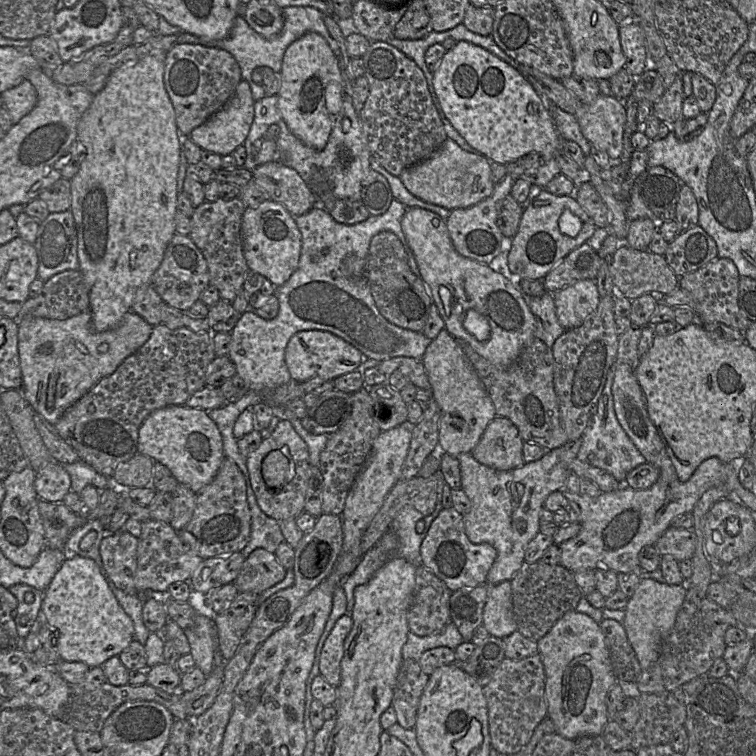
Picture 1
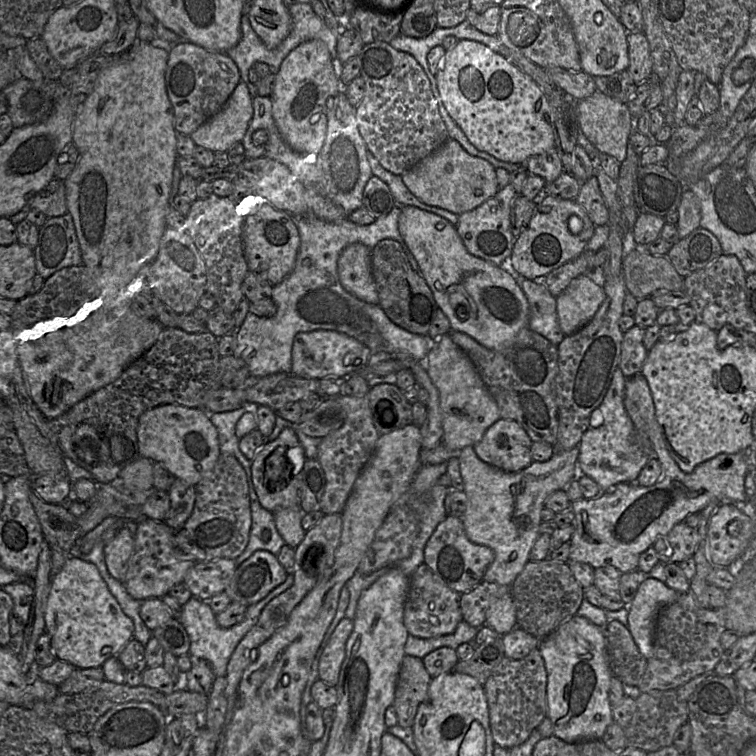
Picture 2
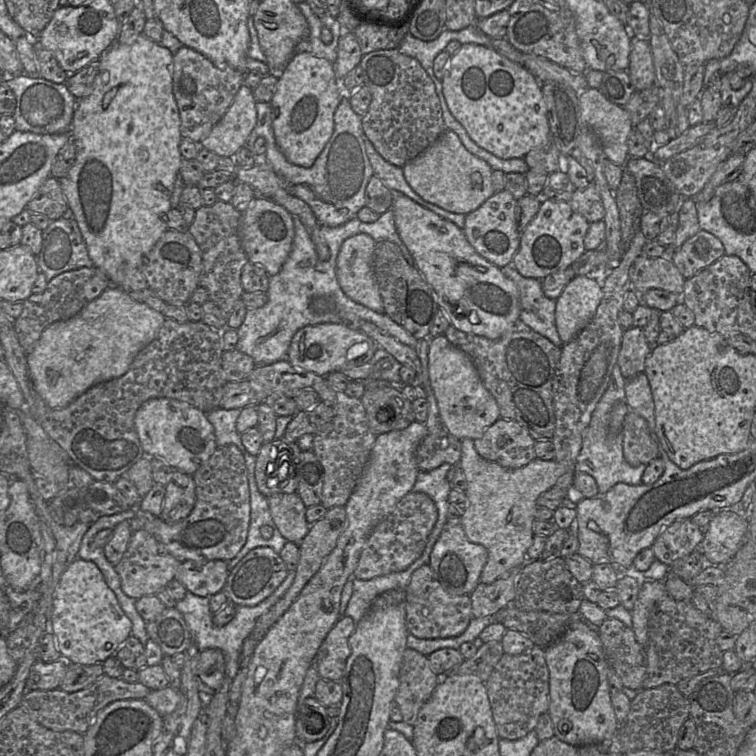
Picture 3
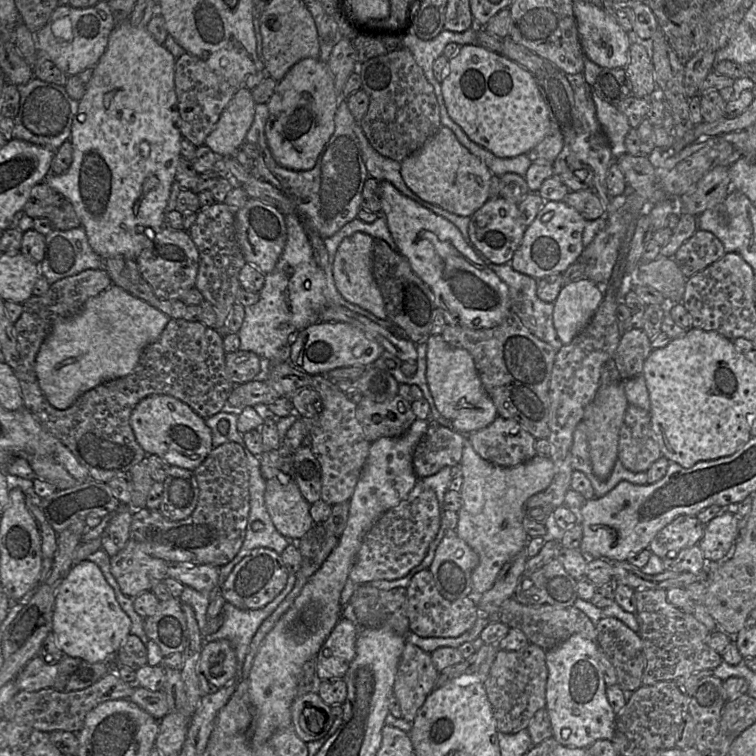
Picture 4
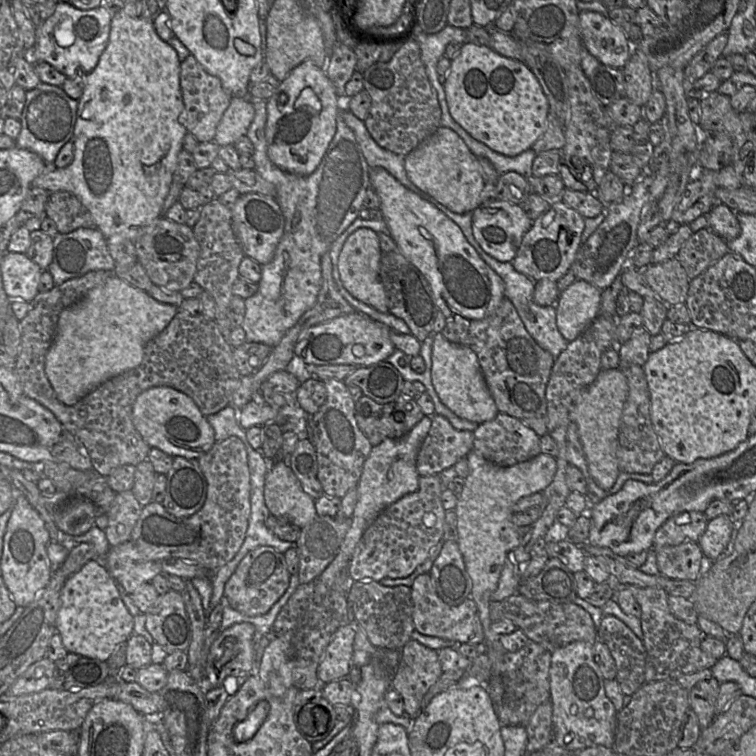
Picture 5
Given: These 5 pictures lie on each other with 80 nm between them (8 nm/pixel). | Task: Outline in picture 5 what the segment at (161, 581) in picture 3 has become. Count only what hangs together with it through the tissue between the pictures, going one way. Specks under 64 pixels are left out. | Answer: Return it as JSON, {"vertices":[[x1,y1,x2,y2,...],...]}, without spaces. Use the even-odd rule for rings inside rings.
{"vertices":[[132,542,110,547,106,554,107,570,124,591,132,594,143,583,150,581,161,572,161,561,147,560]]}

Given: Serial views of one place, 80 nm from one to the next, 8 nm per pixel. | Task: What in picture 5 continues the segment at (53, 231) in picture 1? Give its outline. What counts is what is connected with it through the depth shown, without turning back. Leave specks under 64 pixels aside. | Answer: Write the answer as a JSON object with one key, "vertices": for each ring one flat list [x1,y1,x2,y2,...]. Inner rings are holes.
{"vertices":[[78,228,67,234,58,233,53,237,53,258,47,271,53,278,55,286,67,280,83,276,90,271,113,273,115,261,108,250,108,241,96,228]]}

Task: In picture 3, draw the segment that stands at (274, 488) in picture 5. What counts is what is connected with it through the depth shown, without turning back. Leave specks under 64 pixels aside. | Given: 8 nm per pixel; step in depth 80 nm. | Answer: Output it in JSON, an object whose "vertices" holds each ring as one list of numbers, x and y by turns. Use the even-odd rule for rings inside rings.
{"vertices":[[278,493,267,498,271,517,281,535,289,542,299,544,307,535,310,524,306,520,306,509,301,497,297,493]]}

